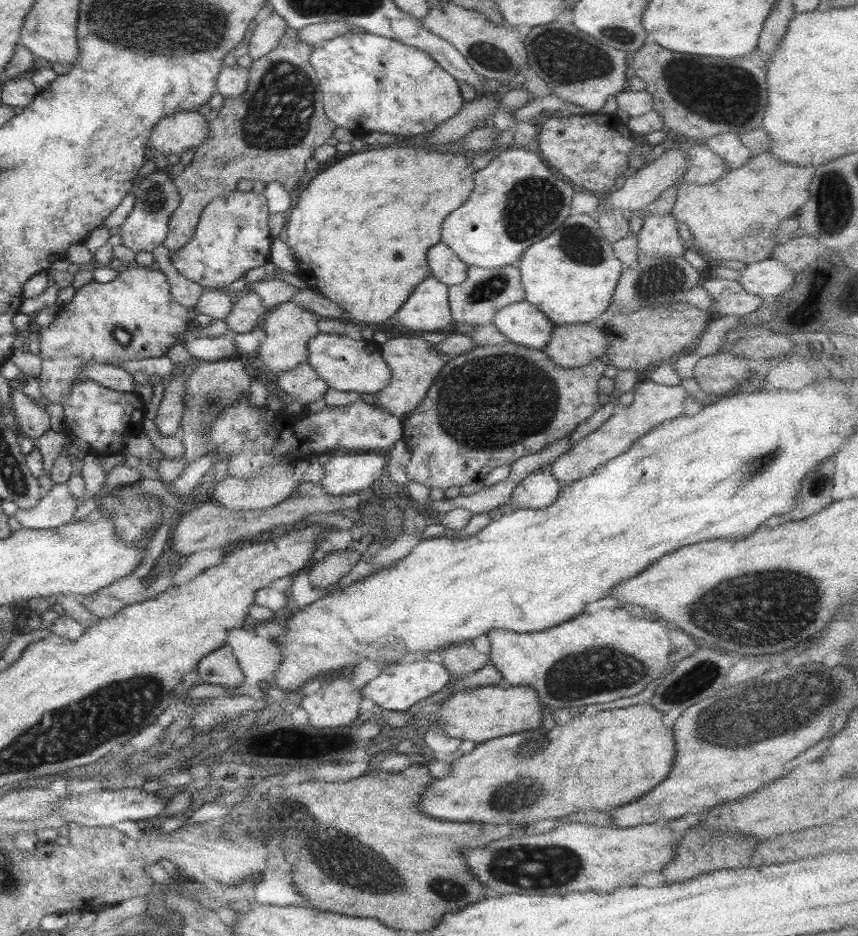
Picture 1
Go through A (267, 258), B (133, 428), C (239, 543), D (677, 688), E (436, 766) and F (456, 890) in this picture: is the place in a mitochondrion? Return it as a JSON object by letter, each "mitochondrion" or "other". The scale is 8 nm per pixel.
{"A":"other","B":"other","C":"other","D":"mitochondrion","E":"other","F":"mitochondrion"}

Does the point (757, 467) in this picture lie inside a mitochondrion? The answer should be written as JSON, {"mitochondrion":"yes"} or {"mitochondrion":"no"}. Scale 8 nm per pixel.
{"mitochondrion":"yes"}

